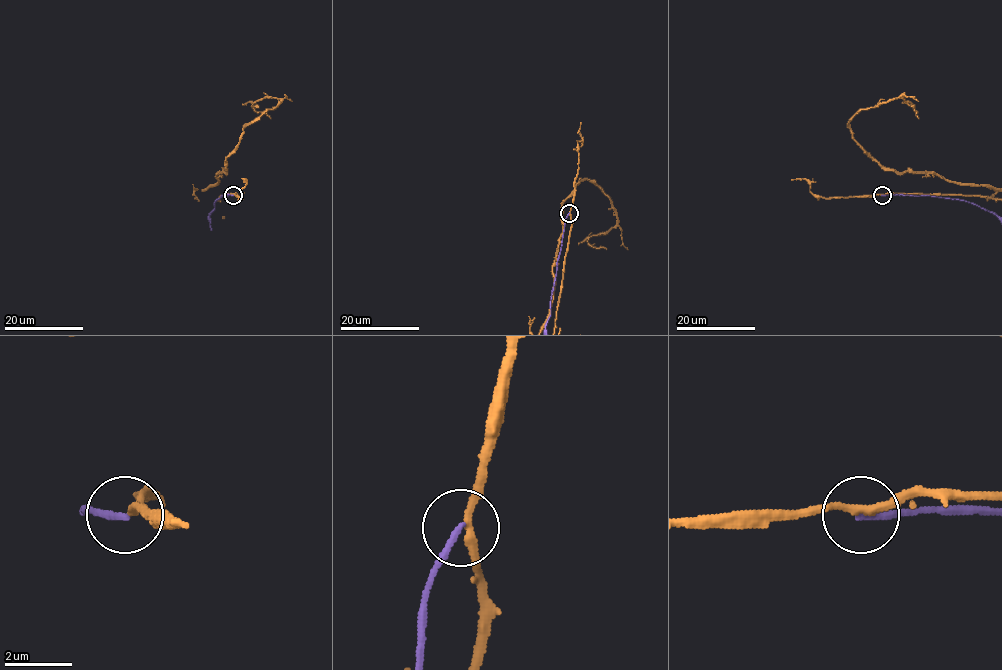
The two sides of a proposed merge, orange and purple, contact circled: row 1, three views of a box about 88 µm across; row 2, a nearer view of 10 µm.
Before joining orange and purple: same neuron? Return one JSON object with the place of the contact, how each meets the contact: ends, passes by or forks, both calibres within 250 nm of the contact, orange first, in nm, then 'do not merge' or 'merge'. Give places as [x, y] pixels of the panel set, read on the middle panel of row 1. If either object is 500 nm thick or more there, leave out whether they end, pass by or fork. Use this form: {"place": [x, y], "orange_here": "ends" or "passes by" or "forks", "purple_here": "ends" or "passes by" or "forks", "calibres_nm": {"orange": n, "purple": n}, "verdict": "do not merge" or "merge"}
{"place": [569, 213], "orange_here": "passes by", "purple_here": "ends", "calibres_nm": {"orange": 220, "purple": 190}, "verdict": "do not merge"}

